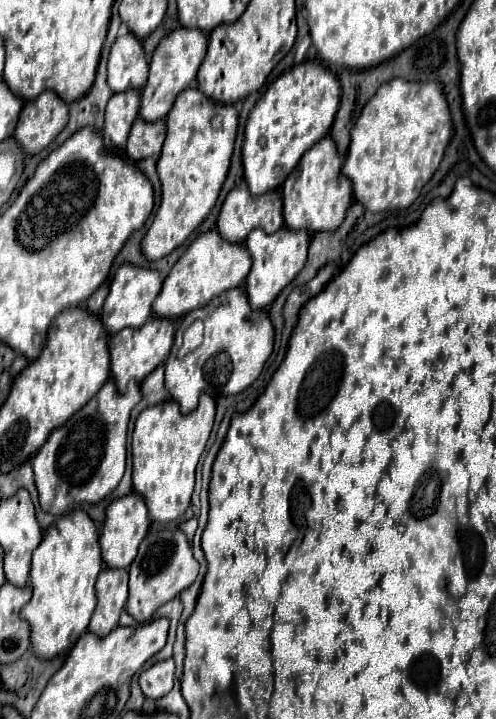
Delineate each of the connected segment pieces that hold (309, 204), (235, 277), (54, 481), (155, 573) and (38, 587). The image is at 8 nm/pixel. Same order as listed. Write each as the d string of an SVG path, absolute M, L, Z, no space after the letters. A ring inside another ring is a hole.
M327 135L315 143L299 161L297 169L283 183L283 219L287 229L307 229L309 233L335 231L351 205L351 181L341 177L341 157L335 141Z
M215 229L201 233L169 271L167 279L163 281L163 289L155 299L153 313L157 317L181 319L189 311L207 305L219 293L225 293L225 289L241 287L249 267L251 267L251 257L247 249L243 249L243 245L231 245L223 241Z
M107 381L79 413L75 413L63 427L49 435L47 443L33 459L39 503L45 513L61 515L75 503L97 505L119 485L127 457L125 445L129 413L139 403L139 399L139 383L131 381L127 391L119 393L115 383Z
M153 527L139 545L139 557L129 567L129 599L125 611L139 623L147 621L161 605L177 597L183 589L191 587L199 571L199 563L193 557L191 545L181 529Z
M73 511L69 515L59 517L45 533L43 541L33 553L31 561L31 589L33 597L31 601L21 609L21 617L27 619L31 627L31 647L39 659L53 659L61 653L67 653L73 649L77 639L87 631L89 619L95 611L95 581L99 571L103 569L101 561L101 547L99 547L99 533L95 523L85 511Z

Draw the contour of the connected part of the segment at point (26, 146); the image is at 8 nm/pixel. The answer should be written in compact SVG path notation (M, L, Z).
M51 91L41 93L35 101L27 101L23 105L23 113L19 115L19 125L15 127L13 137L17 139L17 143L25 155L35 155L35 153L43 151L45 147L49 147L49 143L67 125L67 119L69 119L69 105L65 101L59 101L59 97Z

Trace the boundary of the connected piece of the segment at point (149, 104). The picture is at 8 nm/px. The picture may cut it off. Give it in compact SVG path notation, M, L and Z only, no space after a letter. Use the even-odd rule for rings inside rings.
M179 27L157 45L157 49L153 51L153 57L151 57L151 65L149 65L149 81L141 91L139 117L143 121L159 121L159 119L167 117L169 109L173 107L175 97L195 81L197 69L199 69L205 53L207 53L207 37L199 29Z

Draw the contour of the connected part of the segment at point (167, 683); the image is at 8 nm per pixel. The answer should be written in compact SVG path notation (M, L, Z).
M173 659L159 661L139 675L139 687L145 693L145 697L159 699L173 689L173 675L175 675Z

